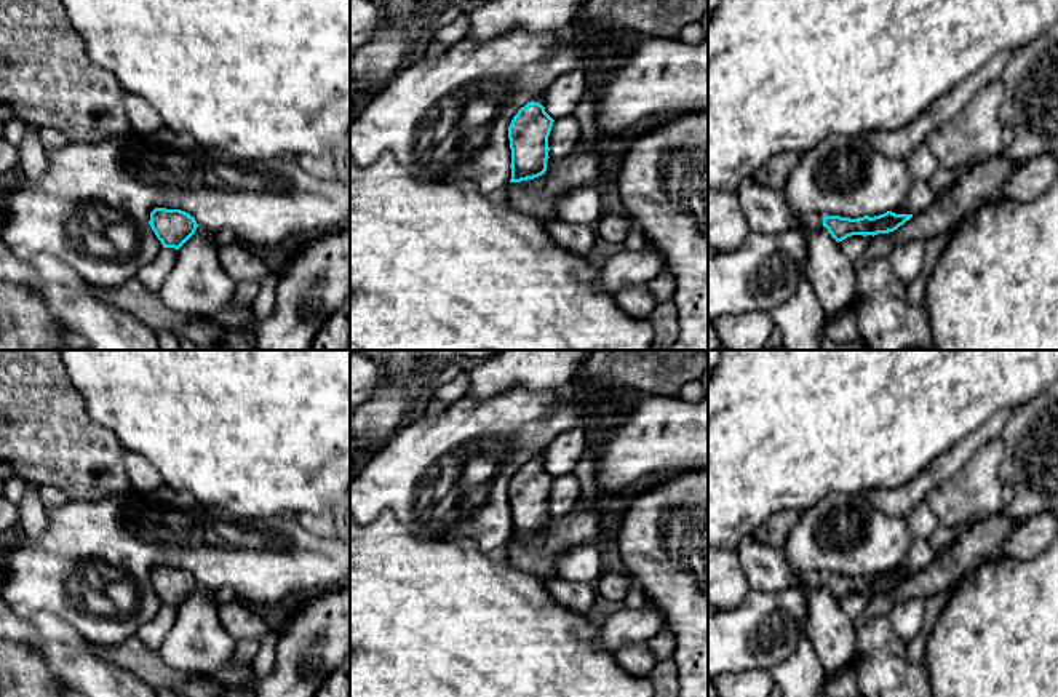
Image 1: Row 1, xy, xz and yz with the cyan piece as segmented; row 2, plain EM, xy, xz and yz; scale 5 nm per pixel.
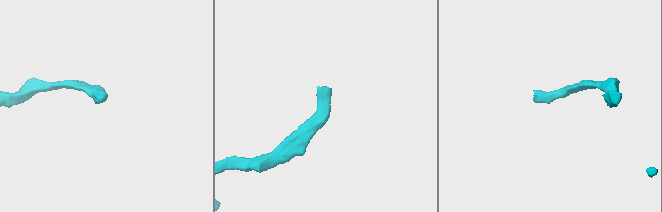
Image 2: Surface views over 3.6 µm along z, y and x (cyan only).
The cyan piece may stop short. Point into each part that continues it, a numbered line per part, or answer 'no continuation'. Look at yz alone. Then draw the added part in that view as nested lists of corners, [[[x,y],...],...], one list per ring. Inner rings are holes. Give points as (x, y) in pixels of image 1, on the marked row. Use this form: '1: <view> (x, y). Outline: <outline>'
1: yz (812, 221). Outline: [[[793,211],[793,216],[807,229],[818,230],[823,227],[823,216],[813,214],[813,213],[796,213]]]

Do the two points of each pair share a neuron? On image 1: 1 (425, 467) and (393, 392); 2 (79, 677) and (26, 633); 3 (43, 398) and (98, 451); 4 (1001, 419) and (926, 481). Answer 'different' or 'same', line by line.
1: different
2: same
3: same
4: same

